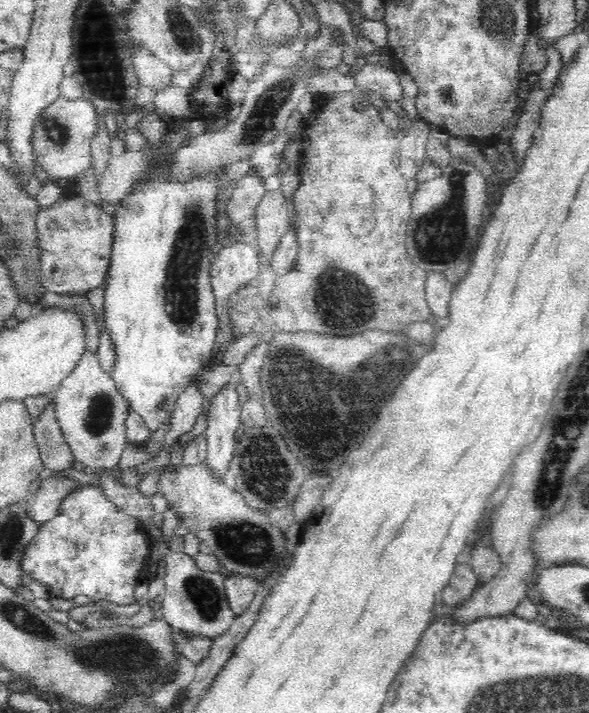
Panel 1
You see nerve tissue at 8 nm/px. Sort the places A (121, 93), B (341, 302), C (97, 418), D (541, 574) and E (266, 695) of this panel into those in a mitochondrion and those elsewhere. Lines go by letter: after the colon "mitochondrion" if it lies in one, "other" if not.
A: other
B: mitochondrion
C: mitochondrion
D: other
E: other

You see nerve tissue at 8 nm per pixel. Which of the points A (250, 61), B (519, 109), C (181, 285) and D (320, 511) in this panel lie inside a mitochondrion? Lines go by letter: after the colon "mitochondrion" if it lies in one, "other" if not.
A: other
B: other
C: mitochondrion
D: other

